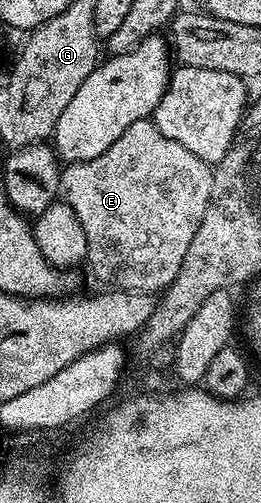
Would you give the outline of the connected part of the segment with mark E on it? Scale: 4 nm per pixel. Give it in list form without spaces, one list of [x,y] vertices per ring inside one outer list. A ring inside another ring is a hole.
[[[146,119],[139,123],[131,123],[131,127],[127,127],[127,131],[123,131],[123,135],[119,135],[119,139],[115,139],[115,143],[107,147],[107,151],[103,151],[103,155],[90,161],[75,161],[66,164],[61,171],[59,197],[71,207],[71,211],[75,211],[75,215],[79,215],[79,223],[83,223],[83,235],[87,235],[87,247],[89,248],[87,265],[93,268],[95,276],[101,281],[106,281],[106,286],[114,289],[157,295],[173,282],[175,275],[179,275],[179,267],[183,267],[183,255],[187,255],[187,247],[191,247],[191,239],[195,239],[195,231],[199,231],[199,223],[203,223],[203,215],[211,199],[212,186],[213,169],[211,166],[203,159],[199,159],[199,155],[191,155],[187,147],[175,143],[175,139],[167,139],[167,135],[163,135],[163,131],[155,127],[153,120]]]

